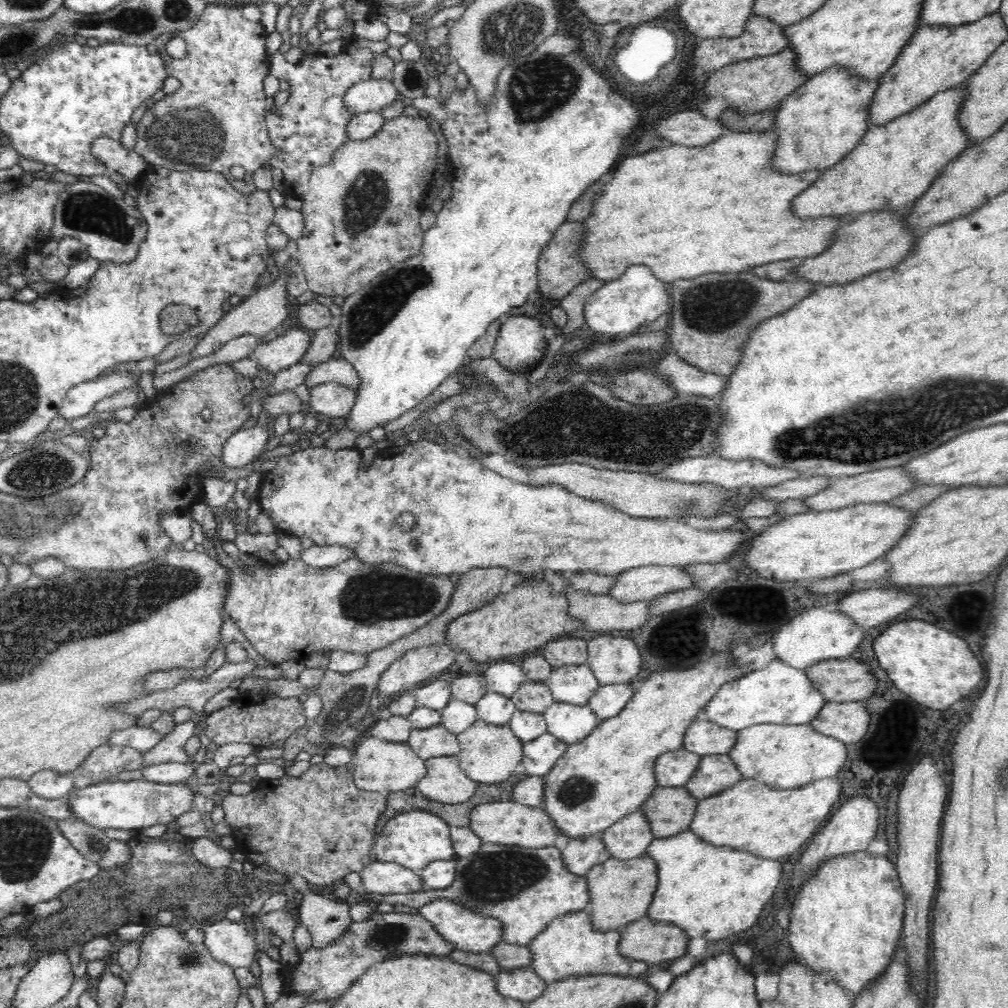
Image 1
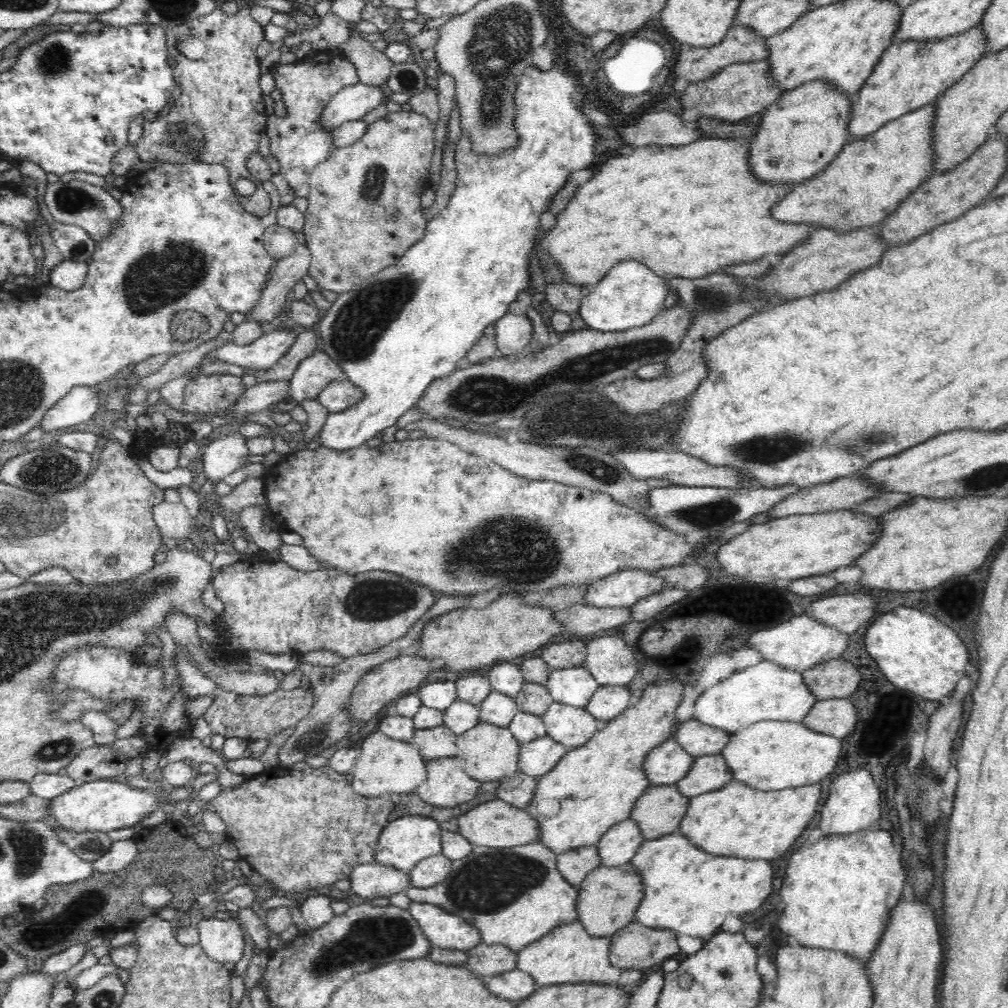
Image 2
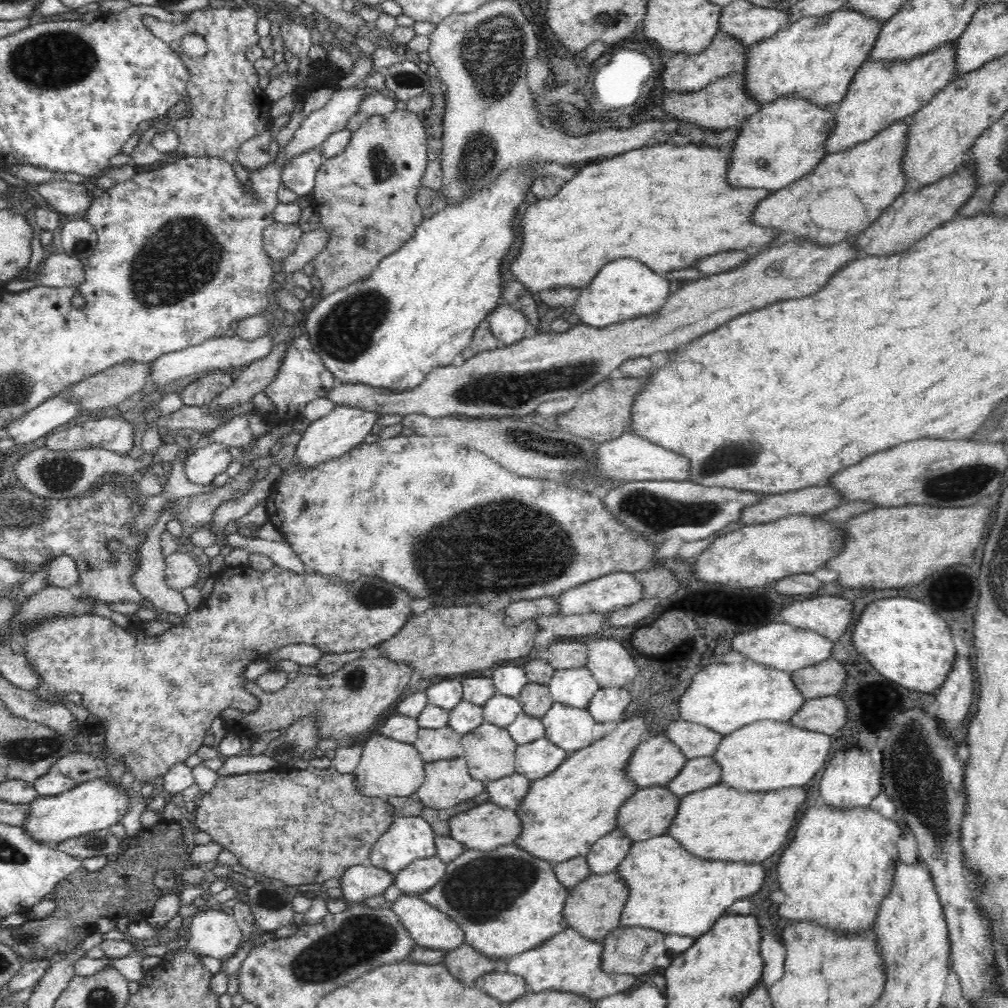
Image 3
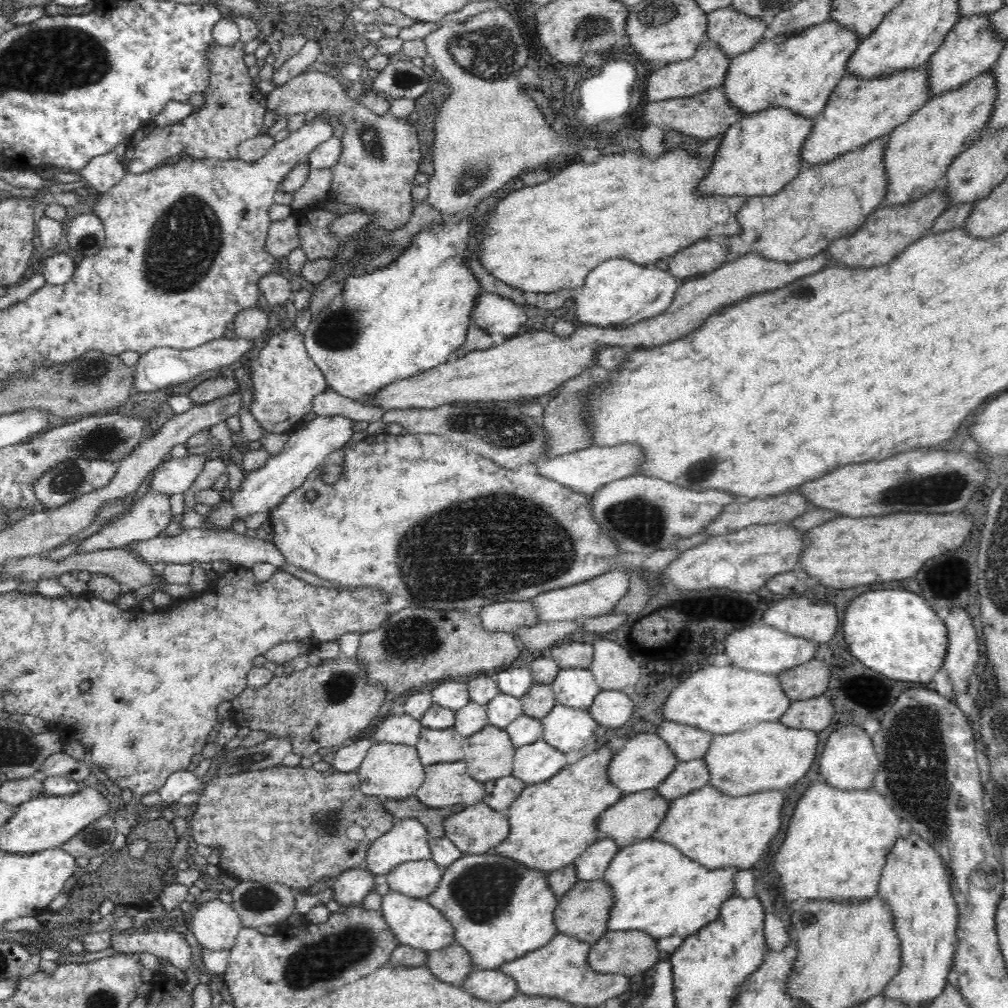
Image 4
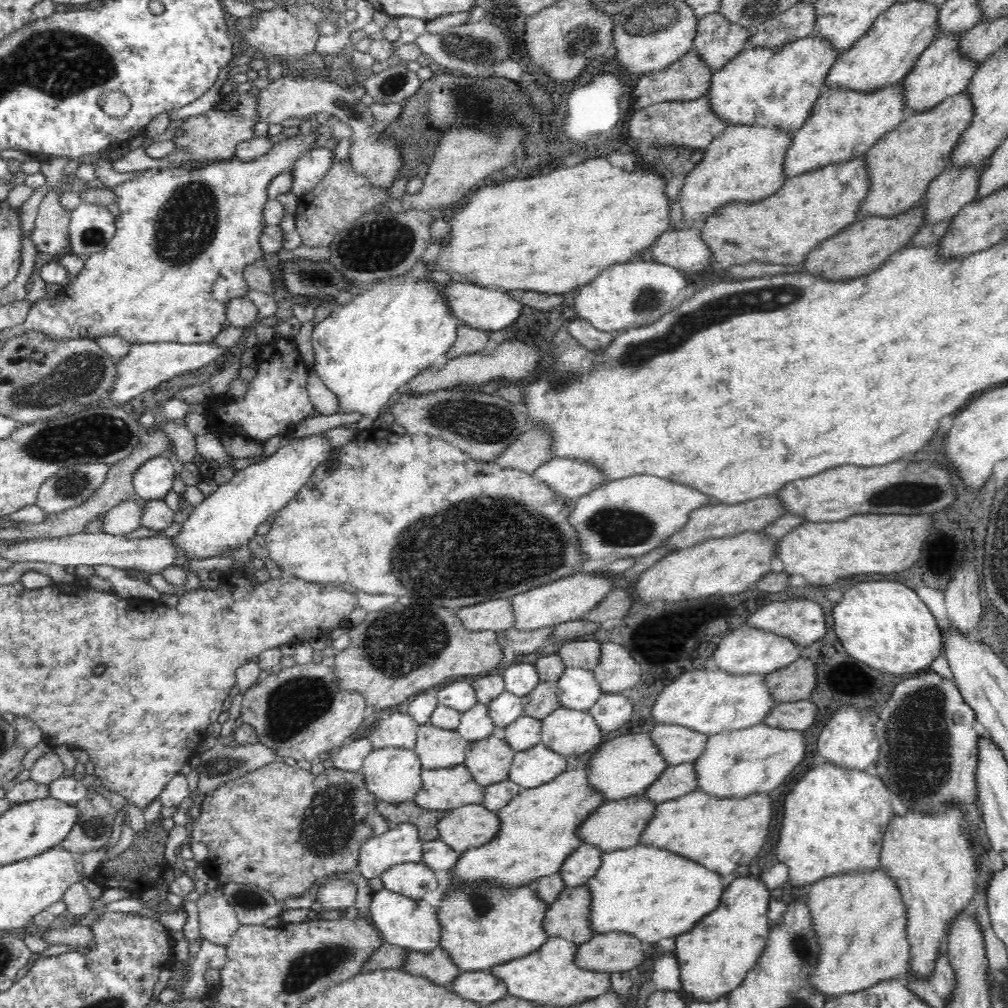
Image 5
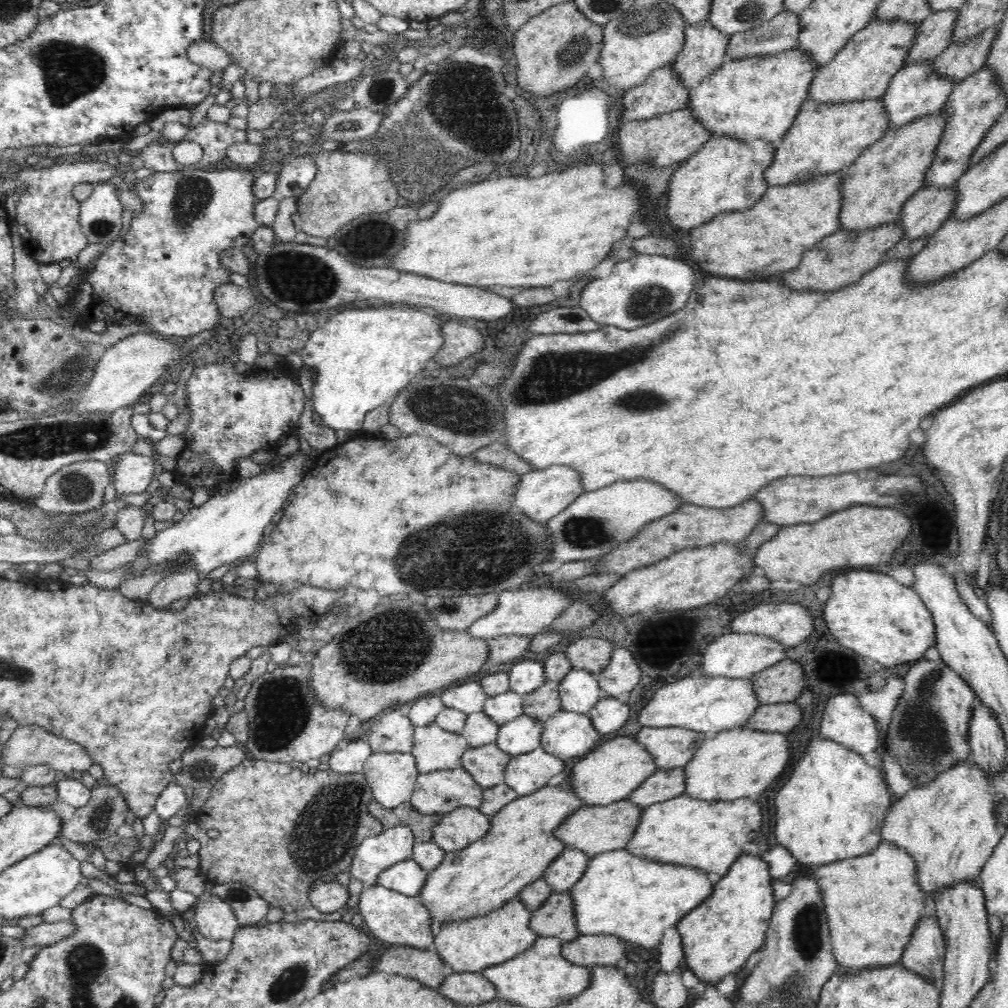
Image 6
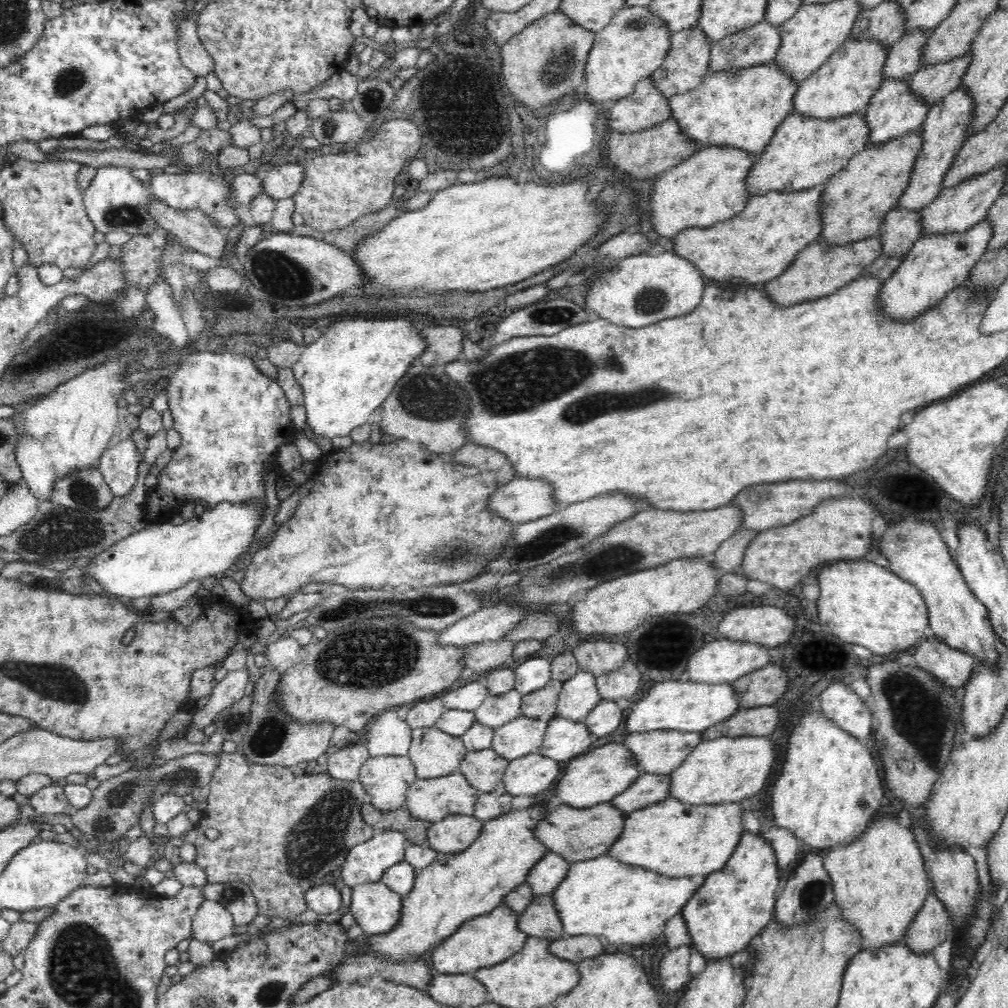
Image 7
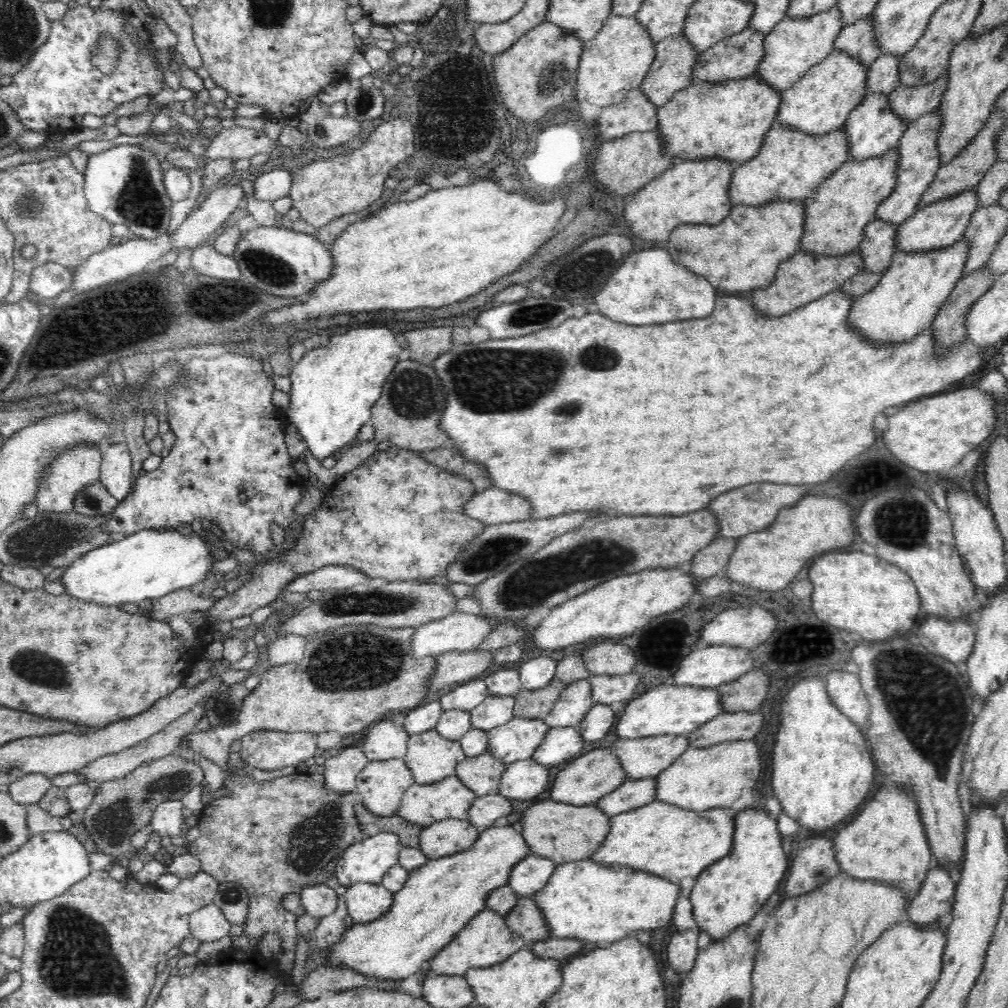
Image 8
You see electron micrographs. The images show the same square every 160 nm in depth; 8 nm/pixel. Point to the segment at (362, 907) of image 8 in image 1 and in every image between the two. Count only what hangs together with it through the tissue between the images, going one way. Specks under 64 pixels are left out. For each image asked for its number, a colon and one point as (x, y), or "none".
1: (469, 930)
2: (448, 931)
3: (431, 928)
4: (415, 922)
5: (412, 923)
6: (391, 916)
7: (377, 908)

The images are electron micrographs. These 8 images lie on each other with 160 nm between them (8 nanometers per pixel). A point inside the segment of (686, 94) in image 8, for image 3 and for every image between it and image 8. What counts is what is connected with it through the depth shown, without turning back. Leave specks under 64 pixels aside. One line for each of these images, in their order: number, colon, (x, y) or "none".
3: (817, 57)
4: (801, 75)
5: (781, 86)
6: (760, 96)
7: (743, 107)

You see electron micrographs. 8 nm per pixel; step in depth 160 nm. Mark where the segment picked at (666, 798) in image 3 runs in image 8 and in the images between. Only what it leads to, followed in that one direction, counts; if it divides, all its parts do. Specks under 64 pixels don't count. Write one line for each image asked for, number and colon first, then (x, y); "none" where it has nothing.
4: (635, 817)
5: (618, 824)
6: (594, 829)
7: (579, 834)
8: (565, 833)

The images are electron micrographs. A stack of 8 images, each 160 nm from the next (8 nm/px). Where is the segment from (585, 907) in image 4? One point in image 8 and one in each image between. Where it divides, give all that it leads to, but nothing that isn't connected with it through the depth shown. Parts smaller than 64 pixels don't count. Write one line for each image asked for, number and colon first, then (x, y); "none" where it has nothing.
5: (569, 916)
6: (556, 917)
7: (541, 918)
8: (526, 918)

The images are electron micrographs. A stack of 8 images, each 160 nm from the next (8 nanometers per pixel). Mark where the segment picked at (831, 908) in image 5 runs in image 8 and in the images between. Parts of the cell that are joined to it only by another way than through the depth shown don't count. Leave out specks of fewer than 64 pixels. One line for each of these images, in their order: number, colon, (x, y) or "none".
6: (872, 904)
7: (880, 882)
8: (885, 842)

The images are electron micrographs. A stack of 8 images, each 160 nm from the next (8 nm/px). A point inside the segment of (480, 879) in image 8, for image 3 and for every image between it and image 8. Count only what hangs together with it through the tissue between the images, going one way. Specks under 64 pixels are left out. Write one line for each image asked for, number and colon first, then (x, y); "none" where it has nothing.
3: (564, 813)
4: (552, 822)
5: (539, 828)
6: (520, 846)
7: (456, 887)

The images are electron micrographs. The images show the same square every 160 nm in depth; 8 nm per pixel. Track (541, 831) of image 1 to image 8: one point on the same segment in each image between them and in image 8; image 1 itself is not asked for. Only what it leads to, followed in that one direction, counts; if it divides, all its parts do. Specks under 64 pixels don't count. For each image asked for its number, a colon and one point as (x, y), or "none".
2: (496, 823)
3: (485, 827)
4: (477, 829)
5: (468, 827)
6: (457, 829)
7: (455, 833)
8: (451, 835)

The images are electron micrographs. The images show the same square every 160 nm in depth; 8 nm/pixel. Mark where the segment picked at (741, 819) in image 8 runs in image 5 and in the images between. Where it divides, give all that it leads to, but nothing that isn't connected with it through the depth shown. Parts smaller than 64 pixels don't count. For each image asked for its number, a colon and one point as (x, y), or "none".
5: (714, 957)
6: (717, 937)
7: (732, 906)

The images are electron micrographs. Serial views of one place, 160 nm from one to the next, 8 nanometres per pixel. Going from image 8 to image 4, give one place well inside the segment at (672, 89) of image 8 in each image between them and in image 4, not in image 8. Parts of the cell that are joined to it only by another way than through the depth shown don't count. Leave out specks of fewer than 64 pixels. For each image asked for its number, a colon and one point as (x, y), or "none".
4: (735, 32)
5: (718, 40)
6: (705, 46)
7: (688, 62)

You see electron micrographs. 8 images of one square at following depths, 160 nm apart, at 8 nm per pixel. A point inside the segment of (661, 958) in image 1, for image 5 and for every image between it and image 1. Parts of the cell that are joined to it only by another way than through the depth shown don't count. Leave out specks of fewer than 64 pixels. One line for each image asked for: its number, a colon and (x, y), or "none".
2: (640, 947)
3: (627, 950)
4: (628, 952)
5: (615, 951)

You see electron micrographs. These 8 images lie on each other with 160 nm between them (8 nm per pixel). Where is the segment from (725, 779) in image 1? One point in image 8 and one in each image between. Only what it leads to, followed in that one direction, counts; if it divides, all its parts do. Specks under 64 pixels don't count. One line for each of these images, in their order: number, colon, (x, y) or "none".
2: (711, 772)
3: (699, 773)
4: (687, 776)
5: (677, 780)
6: (664, 784)
7: (648, 789)
8: (633, 794)

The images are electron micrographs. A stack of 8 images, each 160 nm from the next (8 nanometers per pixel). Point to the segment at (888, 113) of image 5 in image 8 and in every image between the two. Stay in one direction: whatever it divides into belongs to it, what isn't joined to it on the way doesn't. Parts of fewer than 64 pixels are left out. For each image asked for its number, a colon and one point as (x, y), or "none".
6: (825, 137)
7: (806, 151)
8: (790, 164)

